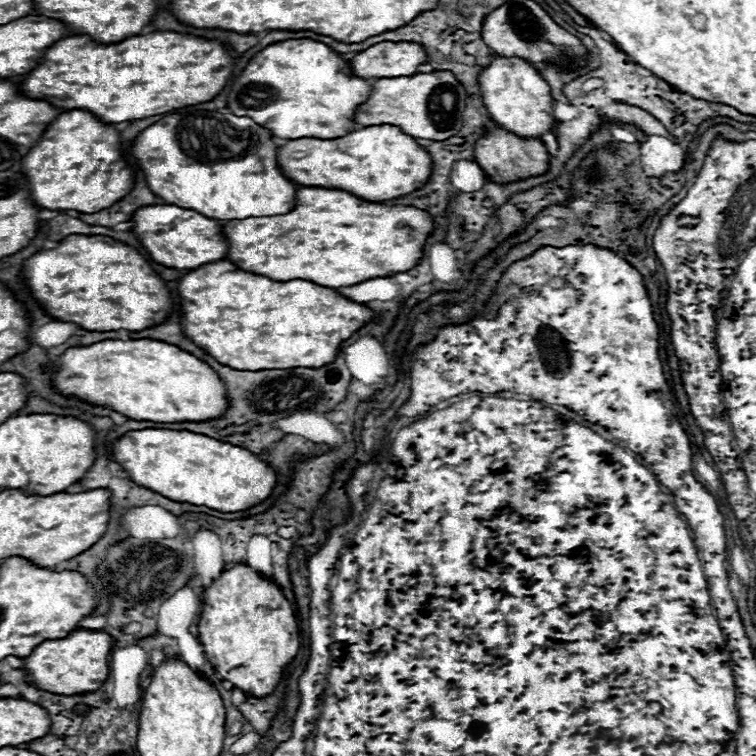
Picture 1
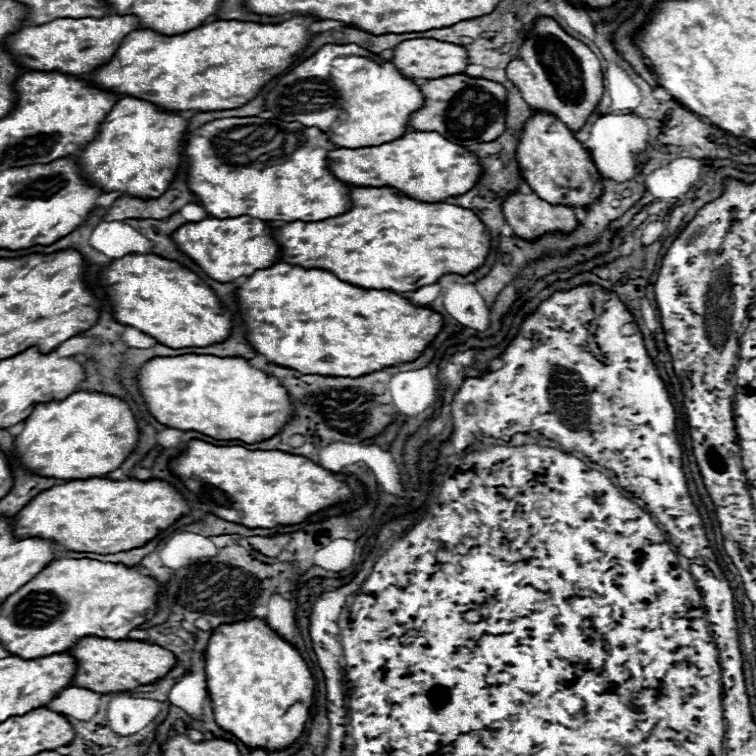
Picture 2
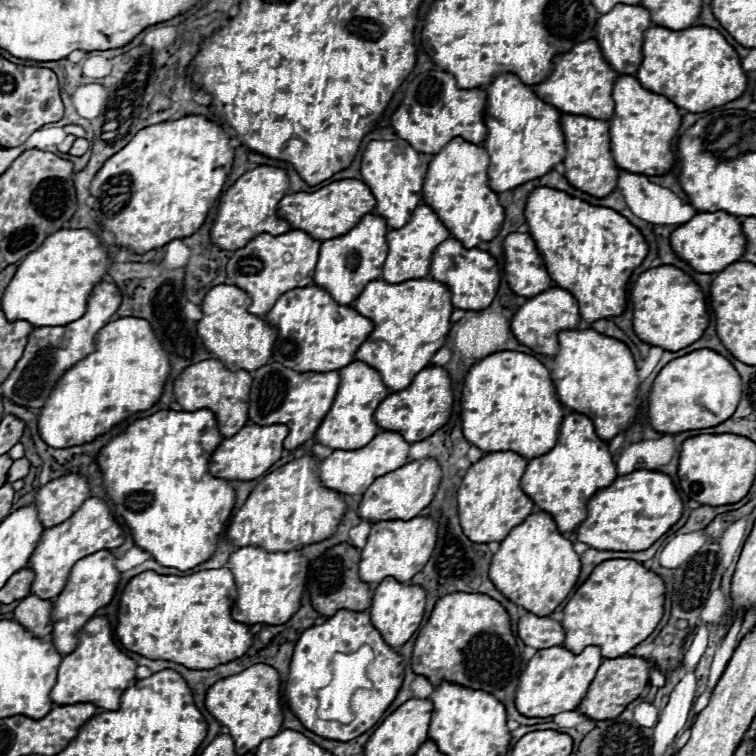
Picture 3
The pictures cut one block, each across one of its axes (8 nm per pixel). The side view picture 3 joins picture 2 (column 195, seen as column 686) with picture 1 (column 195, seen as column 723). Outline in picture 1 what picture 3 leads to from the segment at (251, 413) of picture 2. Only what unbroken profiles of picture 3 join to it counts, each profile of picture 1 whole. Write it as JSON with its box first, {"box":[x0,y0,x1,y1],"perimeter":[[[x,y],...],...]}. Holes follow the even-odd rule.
{"box":[54,340,228,422],"perimeter":[[[104,340],[86,348],[70,348],[62,354],[62,366],[54,378],[56,388],[64,396],[76,396],[90,404],[110,404],[112,410],[148,422],[206,422],[222,418],[228,410],[226,384],[204,360],[180,350],[174,344],[158,340]]]}

